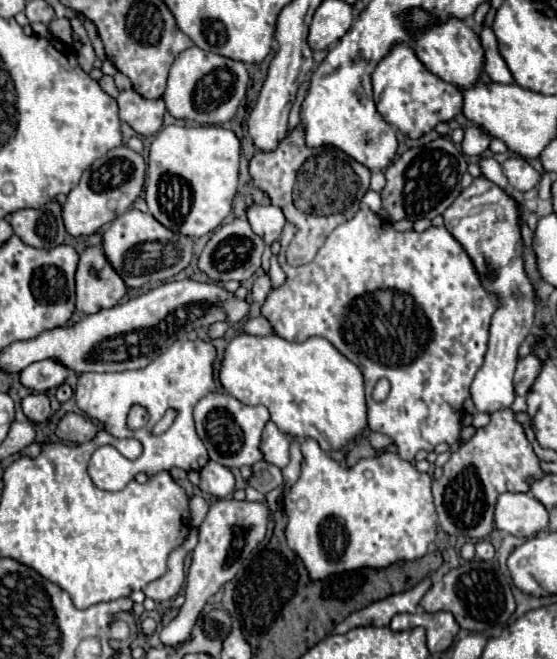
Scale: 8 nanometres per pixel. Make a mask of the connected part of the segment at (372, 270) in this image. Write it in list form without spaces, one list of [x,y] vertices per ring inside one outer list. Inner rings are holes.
[[[365,206],[327,236],[311,264],[295,268],[285,262],[285,250],[293,236],[295,226],[287,222],[279,252],[279,264],[287,274],[287,282],[279,290],[271,290],[261,308],[275,334],[295,342],[311,336],[327,338],[345,358],[357,364],[365,380],[367,424],[371,430],[391,436],[403,460],[411,462],[419,450],[433,452],[441,442],[455,444],[461,432],[463,402],[469,396],[473,376],[483,364],[489,324],[501,304],[497,294],[483,288],[465,248],[445,226],[431,226],[423,232],[397,232]],[[379,378],[391,382],[389,398],[383,402],[371,398]]]

